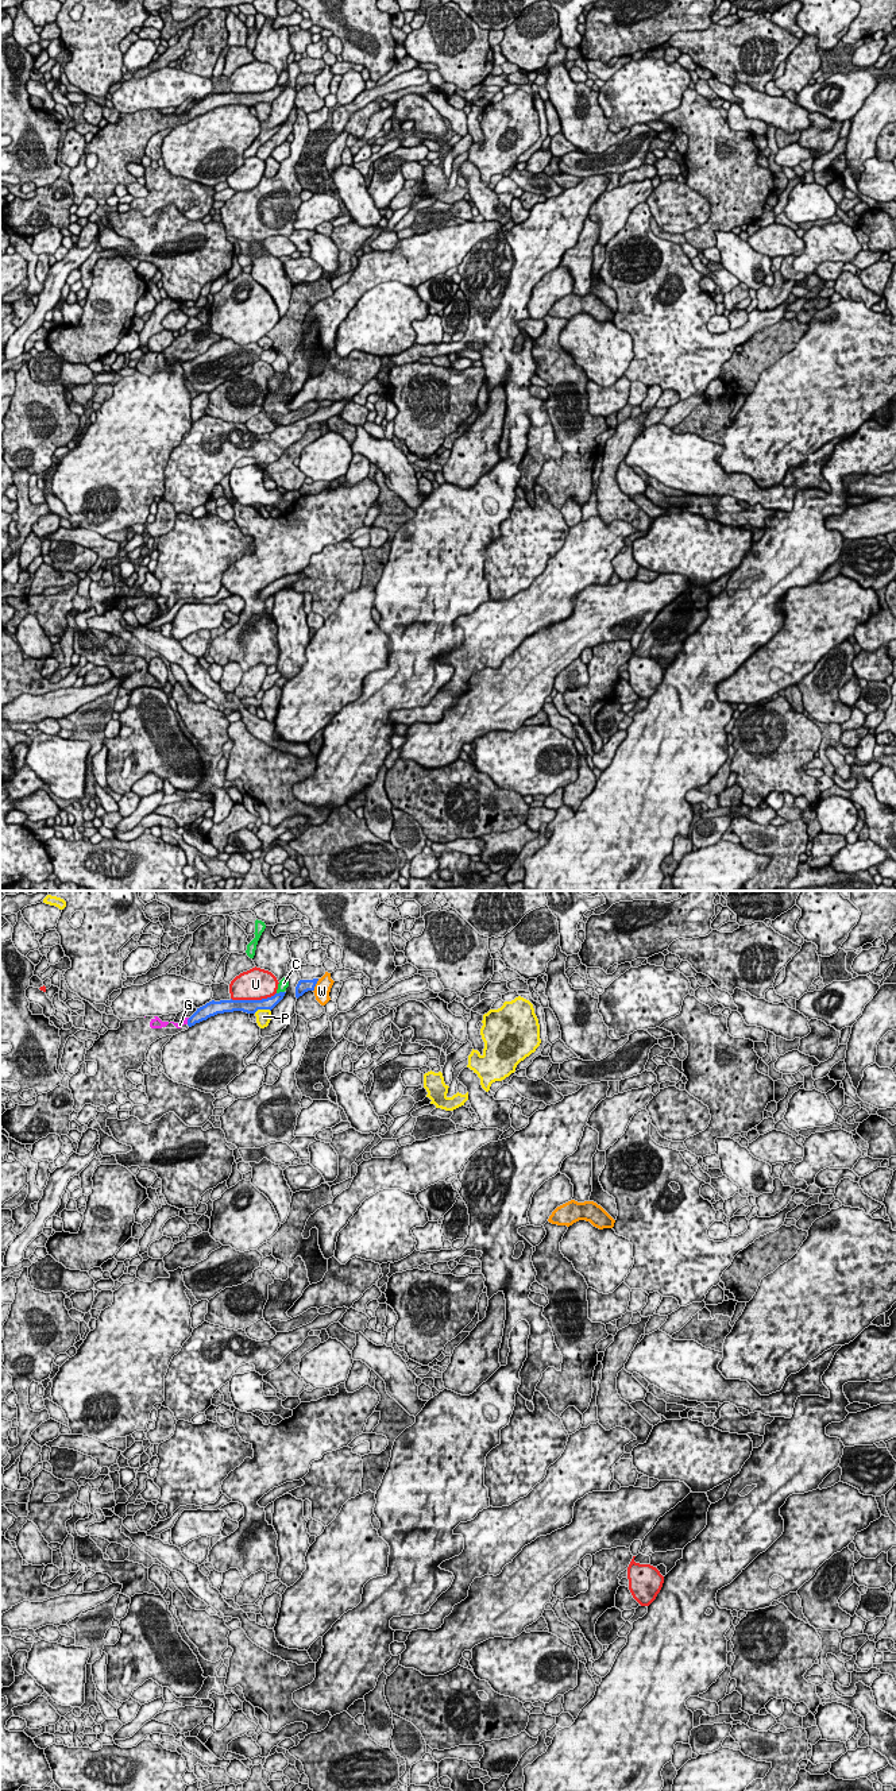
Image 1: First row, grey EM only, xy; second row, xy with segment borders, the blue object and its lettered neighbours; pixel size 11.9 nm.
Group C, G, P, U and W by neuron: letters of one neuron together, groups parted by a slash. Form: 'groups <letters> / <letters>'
groups C / G / P / U / W

